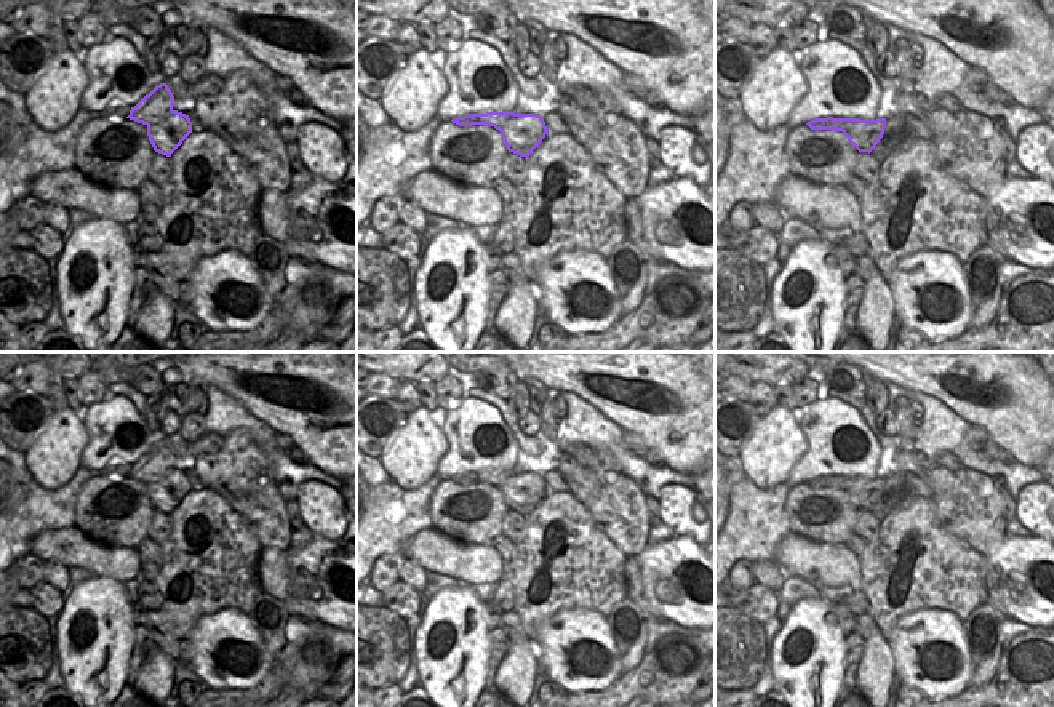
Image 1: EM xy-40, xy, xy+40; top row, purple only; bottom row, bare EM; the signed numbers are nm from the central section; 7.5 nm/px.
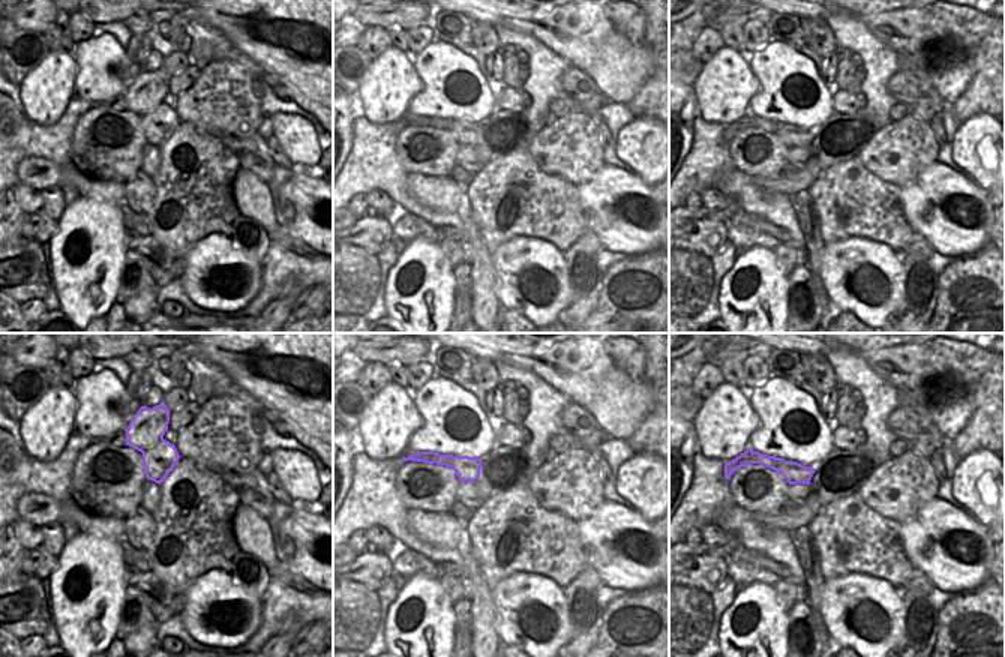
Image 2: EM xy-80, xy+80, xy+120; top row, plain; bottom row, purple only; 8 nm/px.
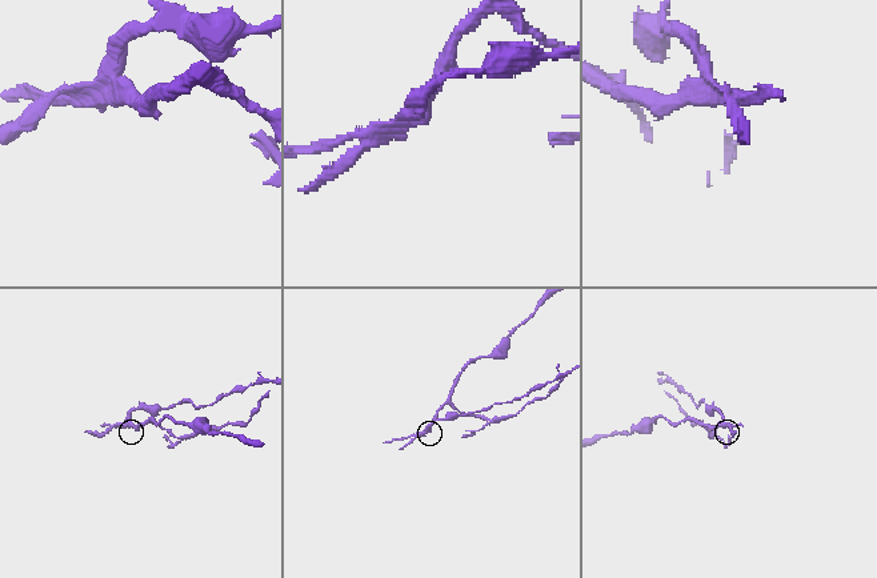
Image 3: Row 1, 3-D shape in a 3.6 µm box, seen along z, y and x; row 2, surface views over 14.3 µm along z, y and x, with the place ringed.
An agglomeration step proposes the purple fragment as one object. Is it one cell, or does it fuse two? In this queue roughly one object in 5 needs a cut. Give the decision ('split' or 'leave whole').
split

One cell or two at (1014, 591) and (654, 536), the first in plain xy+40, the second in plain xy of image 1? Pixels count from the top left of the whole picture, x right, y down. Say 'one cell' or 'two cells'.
two cells

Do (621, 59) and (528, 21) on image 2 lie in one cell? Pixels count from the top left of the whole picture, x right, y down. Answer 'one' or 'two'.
one

